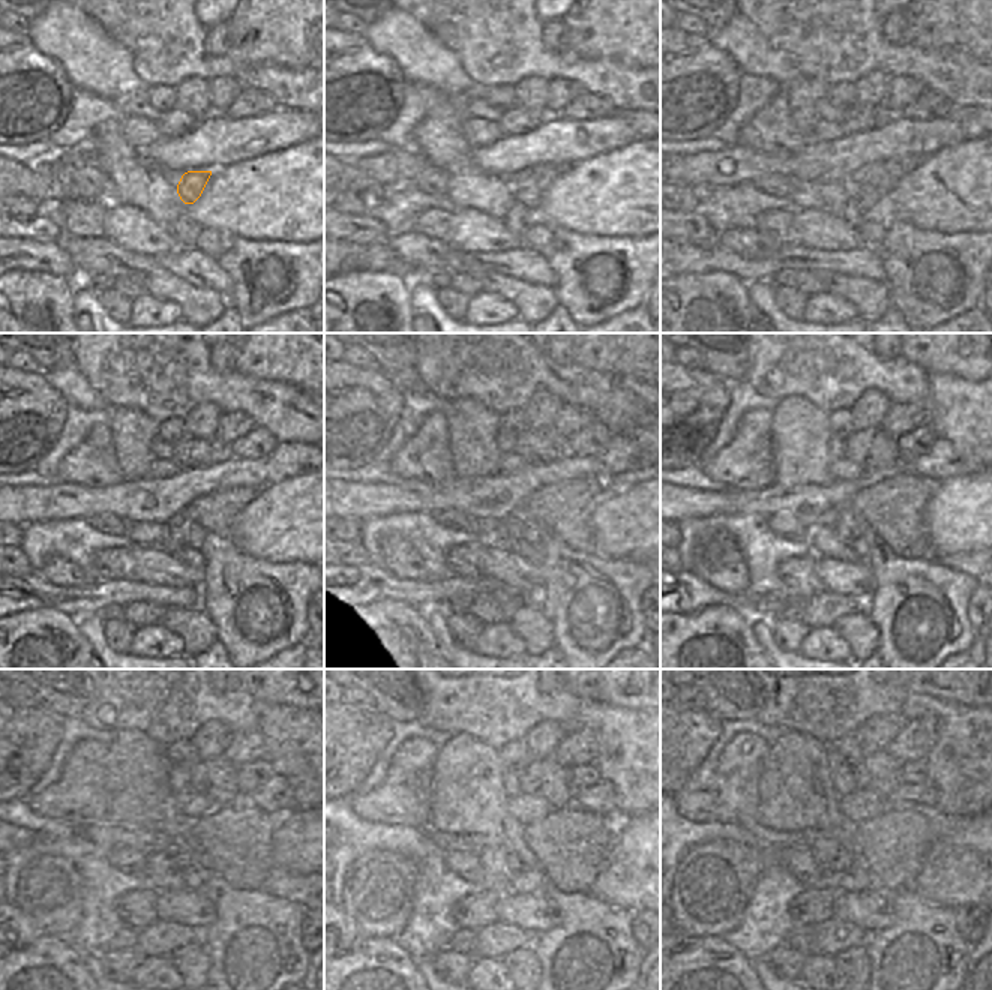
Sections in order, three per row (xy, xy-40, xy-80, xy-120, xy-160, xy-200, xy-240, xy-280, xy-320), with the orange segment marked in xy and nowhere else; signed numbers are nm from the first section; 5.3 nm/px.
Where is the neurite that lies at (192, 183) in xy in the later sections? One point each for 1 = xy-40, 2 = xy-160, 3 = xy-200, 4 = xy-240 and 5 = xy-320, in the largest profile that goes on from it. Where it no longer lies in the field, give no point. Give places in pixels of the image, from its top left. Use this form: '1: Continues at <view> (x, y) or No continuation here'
1: Continues at xy-40 (527, 194)
2: Continues at xy-160 (532, 533)
3: Continues at xy-200 (862, 546)
4: Continues at xy-240 (194, 879)
5: Continues at xy-320 (859, 879)

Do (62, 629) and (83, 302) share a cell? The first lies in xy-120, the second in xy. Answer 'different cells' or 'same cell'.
different cells

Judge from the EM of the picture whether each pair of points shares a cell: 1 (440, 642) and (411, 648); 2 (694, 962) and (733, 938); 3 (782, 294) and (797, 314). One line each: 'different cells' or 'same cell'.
1: different cells
2: different cells
3: same cell

